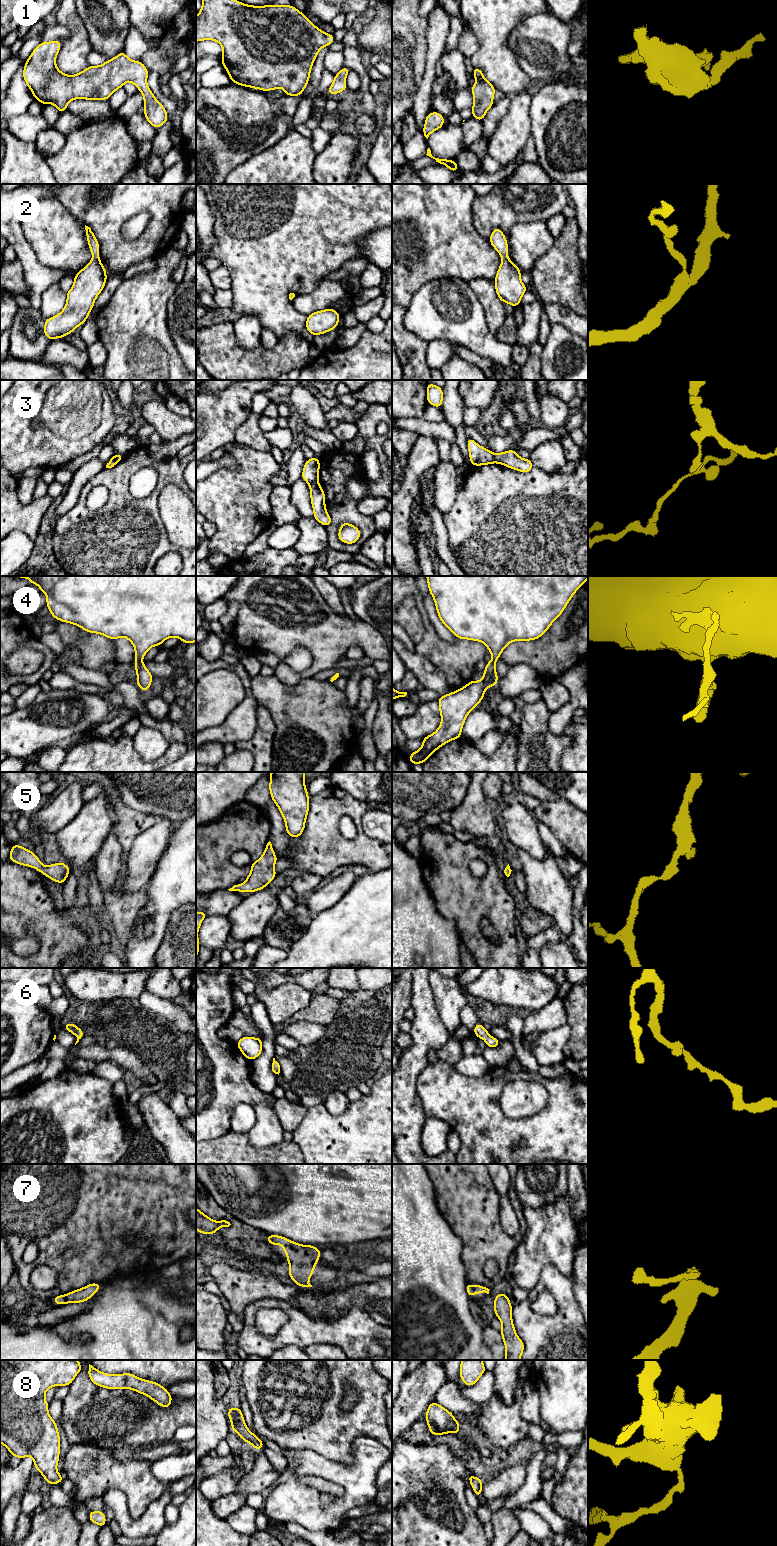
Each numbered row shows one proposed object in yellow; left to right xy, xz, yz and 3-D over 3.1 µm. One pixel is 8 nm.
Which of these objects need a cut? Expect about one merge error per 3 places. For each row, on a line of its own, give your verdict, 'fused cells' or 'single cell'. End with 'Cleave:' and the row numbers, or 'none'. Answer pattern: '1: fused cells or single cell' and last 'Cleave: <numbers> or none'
1: single cell
2: single cell
3: fused cells
4: single cell
5: single cell
6: single cell
7: single cell
8: single cell
Cleave: 3

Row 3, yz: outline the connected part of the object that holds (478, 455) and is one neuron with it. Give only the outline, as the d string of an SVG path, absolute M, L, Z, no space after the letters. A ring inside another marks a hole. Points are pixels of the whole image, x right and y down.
M470 437L467 439L467 446L471 465L481 466L495 463L494 453L489 449L481 447Z

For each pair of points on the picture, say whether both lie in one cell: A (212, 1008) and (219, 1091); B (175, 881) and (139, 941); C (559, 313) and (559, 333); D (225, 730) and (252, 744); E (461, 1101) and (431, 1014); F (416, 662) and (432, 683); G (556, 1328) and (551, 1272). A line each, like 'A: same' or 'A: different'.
A: same
B: same
C: different
D: different
E: different
F: same
G: same

